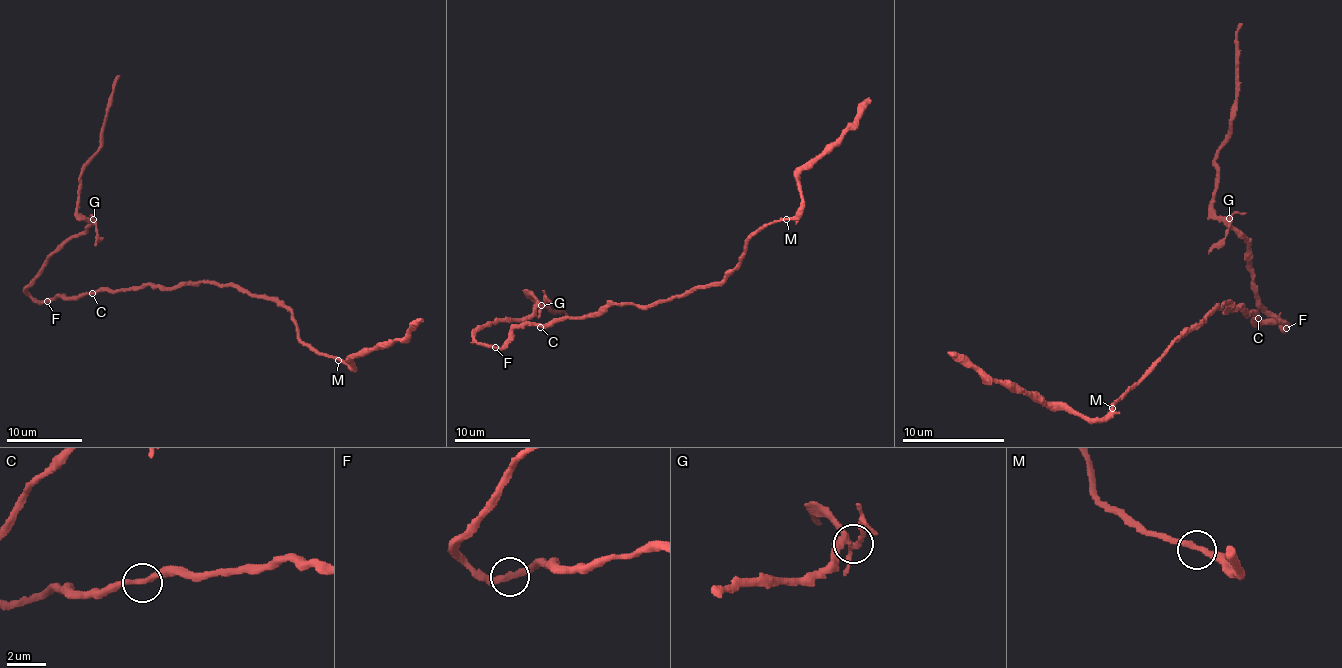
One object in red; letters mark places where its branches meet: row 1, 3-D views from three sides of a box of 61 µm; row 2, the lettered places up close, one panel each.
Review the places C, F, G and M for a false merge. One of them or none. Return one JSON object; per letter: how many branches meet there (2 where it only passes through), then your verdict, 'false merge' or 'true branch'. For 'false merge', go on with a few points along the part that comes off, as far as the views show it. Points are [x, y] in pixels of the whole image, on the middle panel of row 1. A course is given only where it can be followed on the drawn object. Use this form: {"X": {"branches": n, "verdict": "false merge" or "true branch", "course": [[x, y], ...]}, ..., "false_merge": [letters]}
{"C": {"branches": 2, "verdict": "true branch"}, "F": {"branches": 2, "verdict": "true branch"}, "G": {"branches": 4, "verdict": "false merge", "course": [[542, 306], [544, 291]]}, "M": {"branches": 2, "verdict": "true branch"}, "false_merge": ["G"]}

